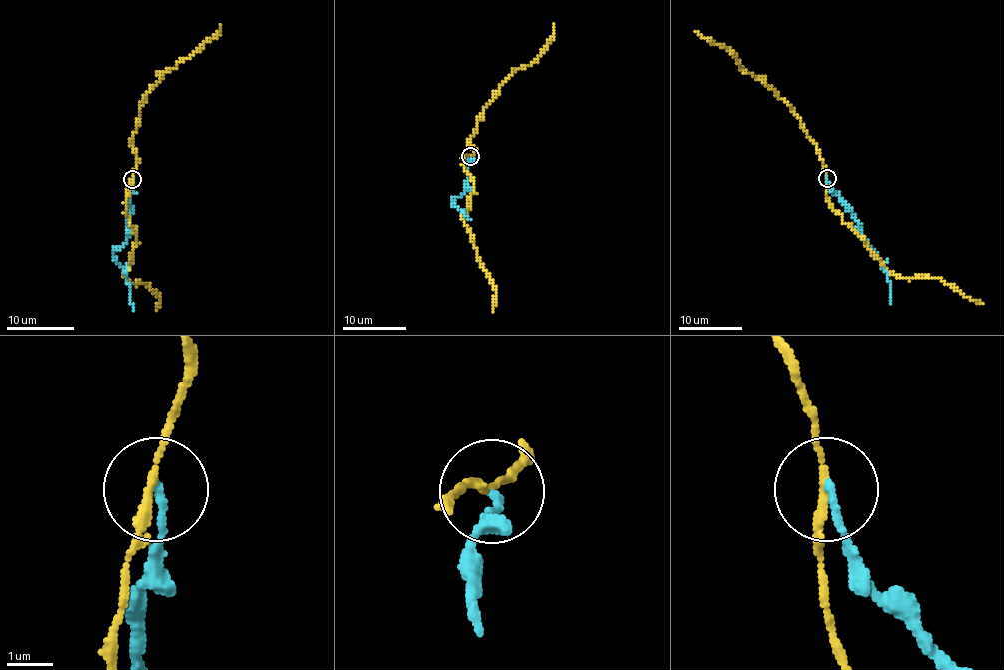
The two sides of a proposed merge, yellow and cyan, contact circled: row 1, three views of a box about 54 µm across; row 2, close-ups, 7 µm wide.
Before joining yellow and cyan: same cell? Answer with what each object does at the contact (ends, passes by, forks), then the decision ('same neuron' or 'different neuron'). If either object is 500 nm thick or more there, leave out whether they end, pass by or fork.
yellow passes by; cyan ends there; different neuron

